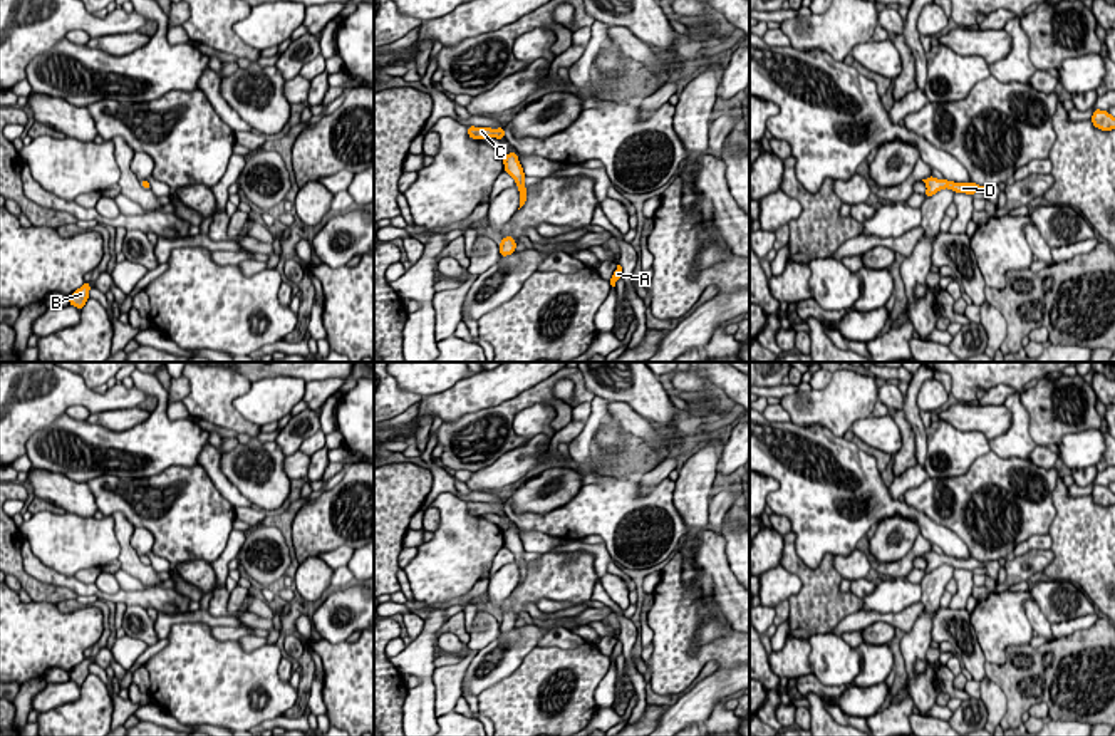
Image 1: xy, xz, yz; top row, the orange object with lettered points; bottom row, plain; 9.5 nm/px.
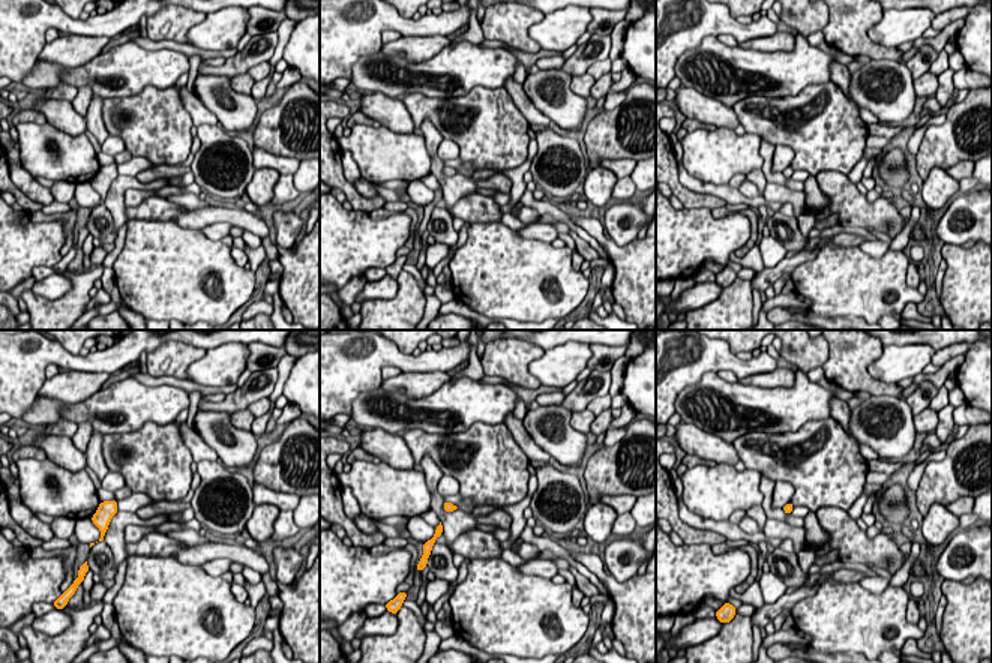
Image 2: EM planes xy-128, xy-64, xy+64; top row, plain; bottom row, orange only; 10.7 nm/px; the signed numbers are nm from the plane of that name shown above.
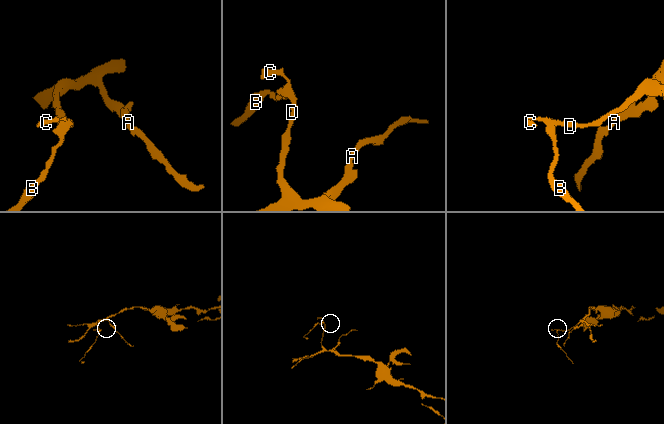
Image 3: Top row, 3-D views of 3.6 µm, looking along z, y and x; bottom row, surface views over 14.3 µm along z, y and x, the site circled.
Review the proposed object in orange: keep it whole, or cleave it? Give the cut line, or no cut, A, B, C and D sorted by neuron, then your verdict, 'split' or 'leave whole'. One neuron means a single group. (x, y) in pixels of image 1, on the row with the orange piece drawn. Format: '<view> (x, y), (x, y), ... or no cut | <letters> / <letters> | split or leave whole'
no cut | A B C D | leave whole

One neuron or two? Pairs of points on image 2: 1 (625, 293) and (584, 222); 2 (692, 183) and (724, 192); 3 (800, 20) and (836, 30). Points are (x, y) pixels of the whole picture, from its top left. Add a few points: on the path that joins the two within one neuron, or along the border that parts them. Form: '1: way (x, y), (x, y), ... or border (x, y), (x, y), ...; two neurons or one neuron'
1: way (625, 275), (625, 261), (602, 239); one neuron
2: way (700, 186), (716, 189); one neuron
3: border (829, 15), (829, 21), (821, 30); two neurons

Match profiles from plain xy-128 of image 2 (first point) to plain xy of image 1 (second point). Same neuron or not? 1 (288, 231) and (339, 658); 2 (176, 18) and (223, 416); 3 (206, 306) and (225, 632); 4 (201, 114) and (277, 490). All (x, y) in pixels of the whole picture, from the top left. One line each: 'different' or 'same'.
1: different
2: same
3: different
4: different

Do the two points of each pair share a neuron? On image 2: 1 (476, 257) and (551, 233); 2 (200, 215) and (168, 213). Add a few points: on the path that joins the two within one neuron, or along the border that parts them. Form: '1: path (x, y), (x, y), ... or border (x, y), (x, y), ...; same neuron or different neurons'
1: border (518, 231), (524, 237), (541, 239), (550, 243); different neurons
2: path (192, 215), (176, 213); same neuron

